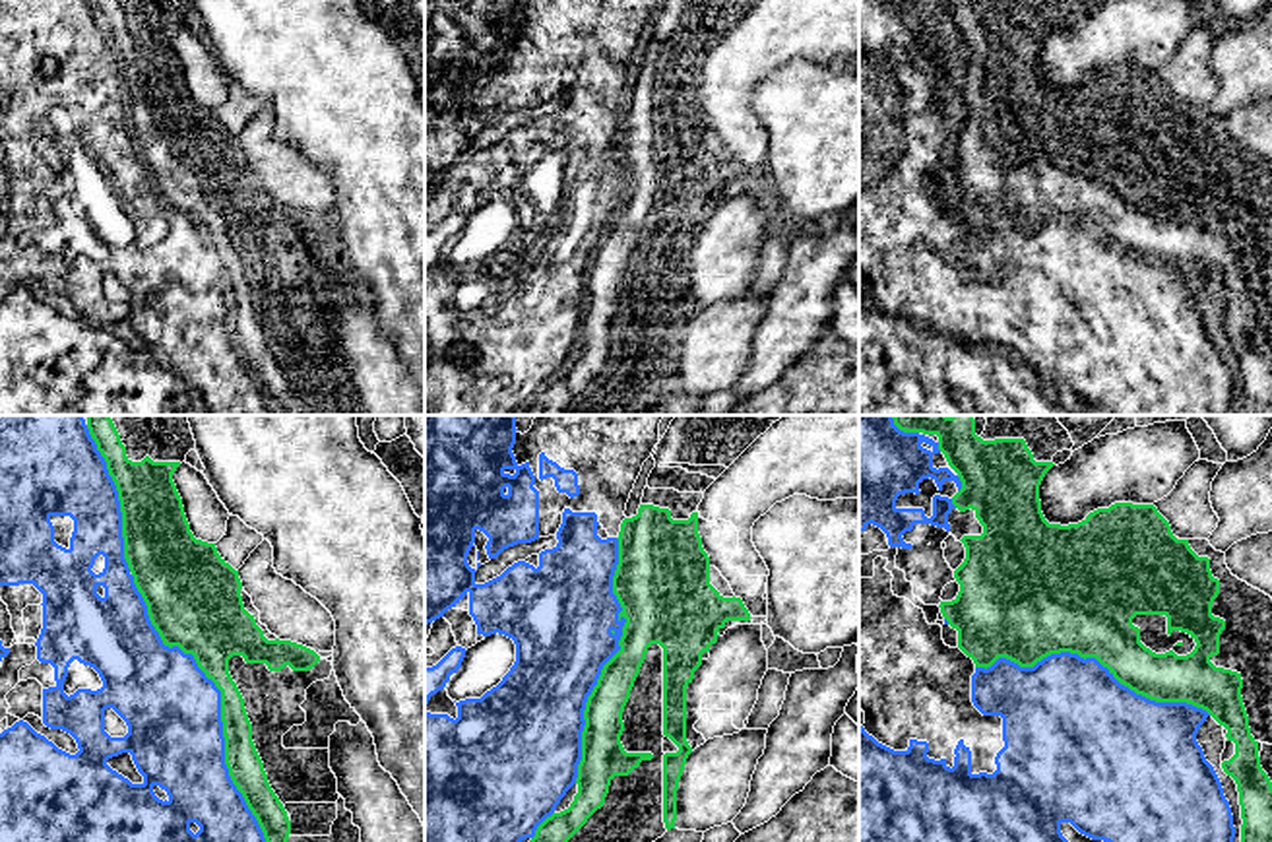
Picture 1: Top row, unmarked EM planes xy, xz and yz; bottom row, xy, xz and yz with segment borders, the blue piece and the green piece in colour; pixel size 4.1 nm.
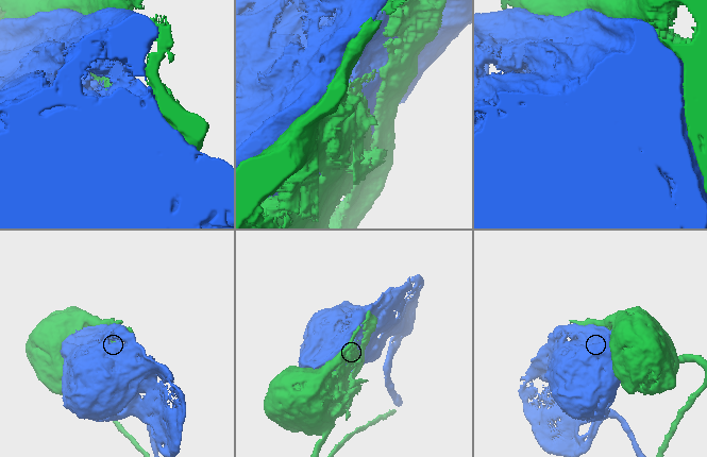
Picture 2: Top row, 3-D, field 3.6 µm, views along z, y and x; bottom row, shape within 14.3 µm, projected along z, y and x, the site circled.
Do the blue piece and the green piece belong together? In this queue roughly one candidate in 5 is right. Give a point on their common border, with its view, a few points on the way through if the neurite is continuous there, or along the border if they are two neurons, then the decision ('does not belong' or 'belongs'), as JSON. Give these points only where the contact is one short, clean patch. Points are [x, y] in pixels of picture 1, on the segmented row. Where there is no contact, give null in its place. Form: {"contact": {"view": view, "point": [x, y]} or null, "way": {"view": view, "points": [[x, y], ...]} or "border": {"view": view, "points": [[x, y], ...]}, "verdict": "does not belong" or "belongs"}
{"contact": {"view": "xy", "point": [220, 701]}, "verdict": "does not belong"}

